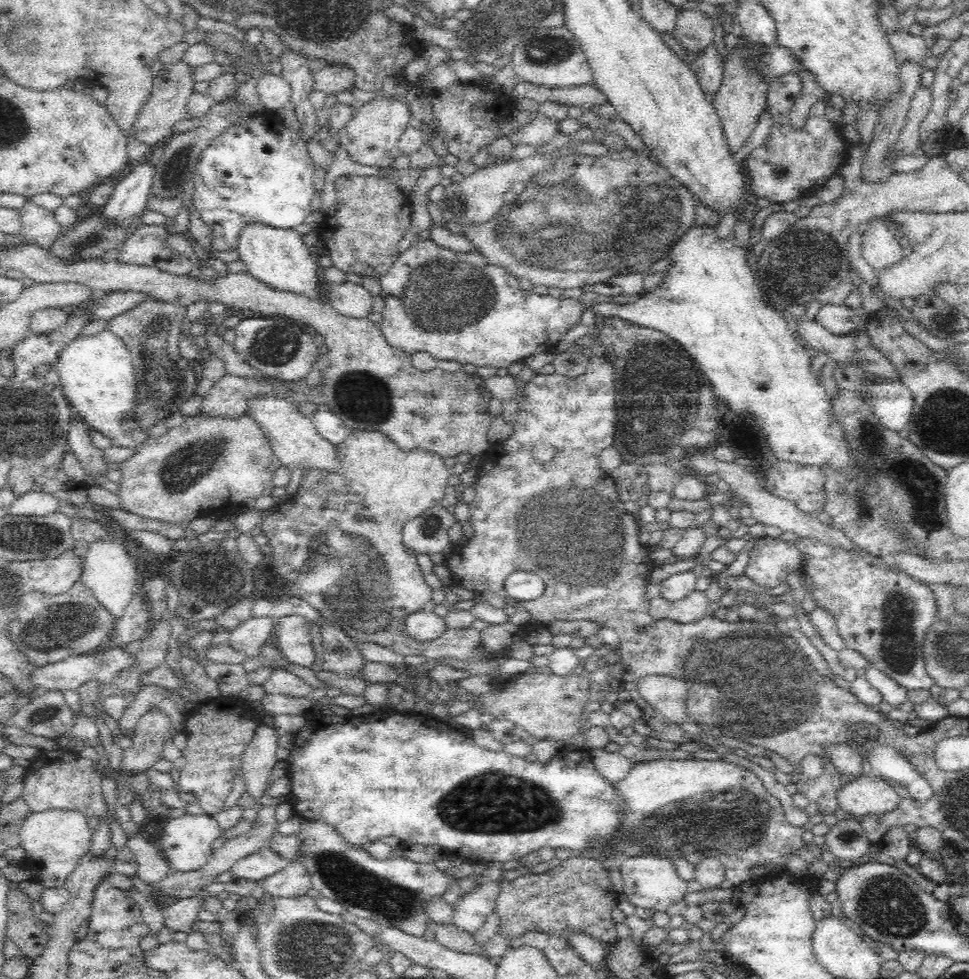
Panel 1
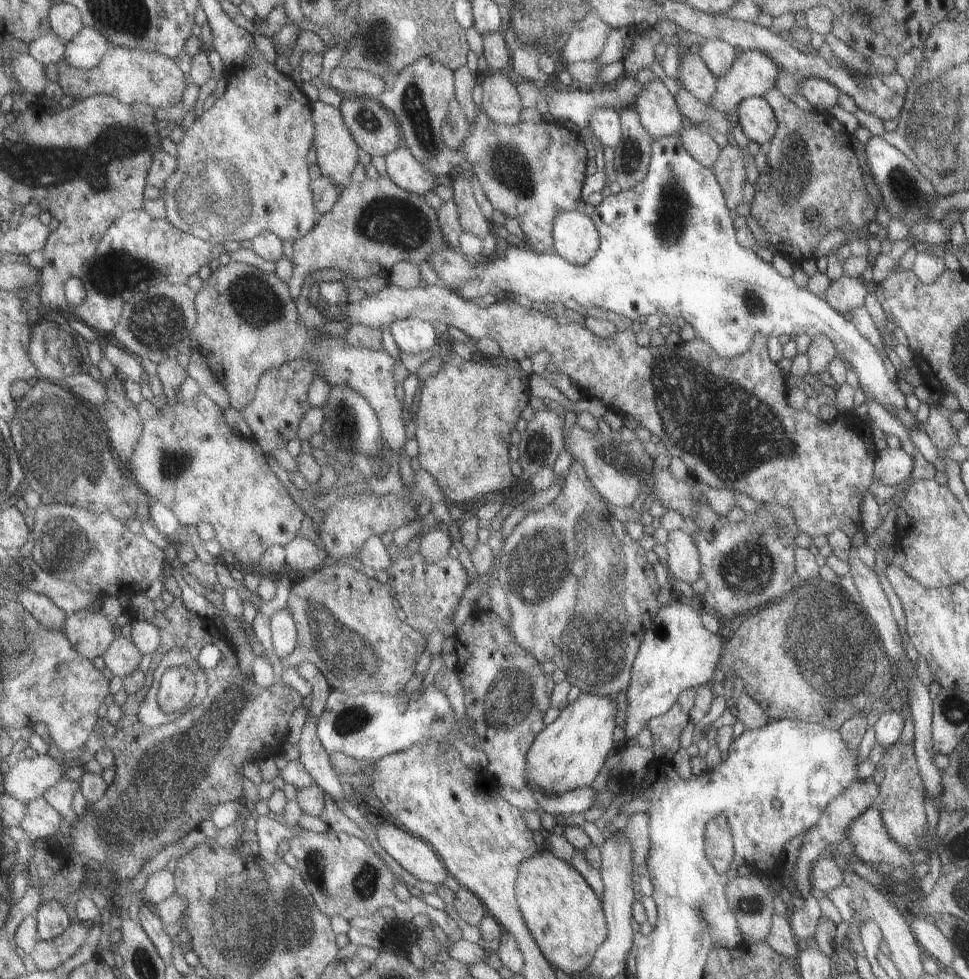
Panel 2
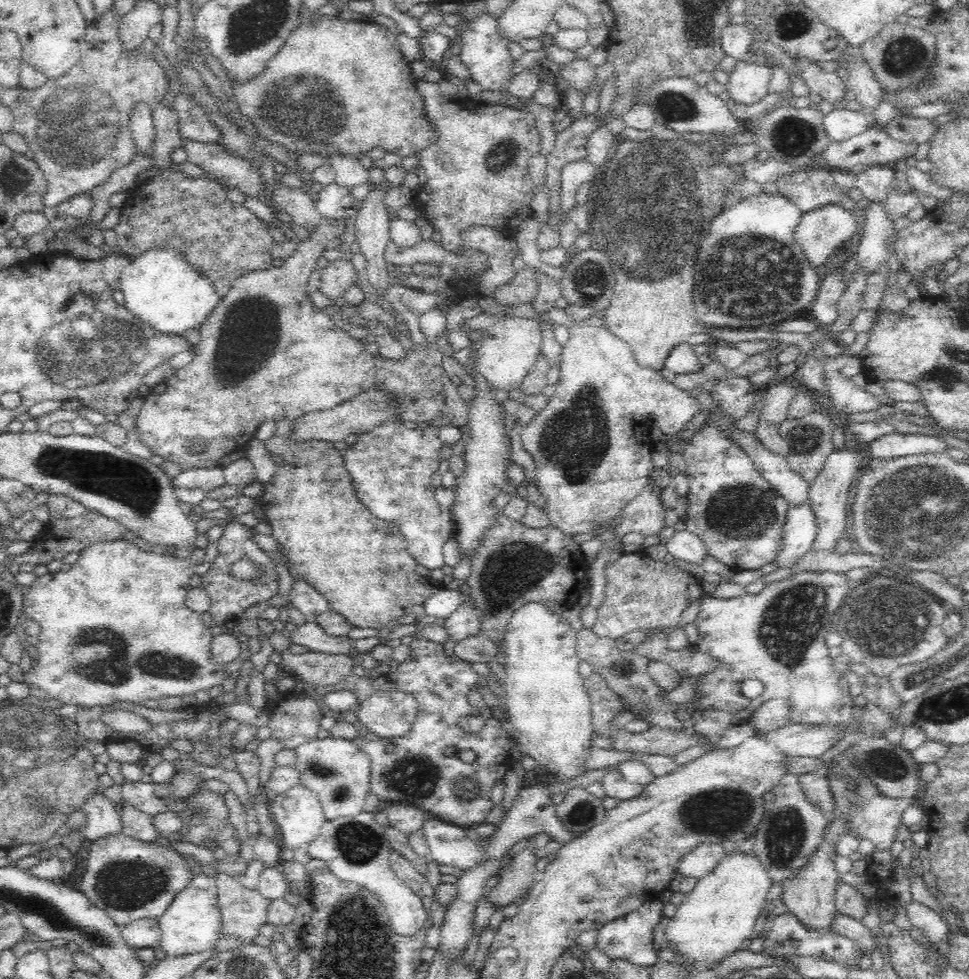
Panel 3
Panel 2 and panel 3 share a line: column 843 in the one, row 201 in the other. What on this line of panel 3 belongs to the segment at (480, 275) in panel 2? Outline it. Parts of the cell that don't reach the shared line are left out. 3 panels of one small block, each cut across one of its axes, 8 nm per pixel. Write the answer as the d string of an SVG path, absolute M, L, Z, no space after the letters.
M334 183L321 188L315 206L325 220L346 220L357 216L362 202L352 198L349 188Z

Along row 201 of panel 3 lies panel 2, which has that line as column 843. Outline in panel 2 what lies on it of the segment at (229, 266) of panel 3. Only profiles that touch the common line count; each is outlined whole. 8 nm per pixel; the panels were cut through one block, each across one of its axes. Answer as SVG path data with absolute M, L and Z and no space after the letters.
M776 88L769 89L763 96L768 105L772 108L777 121L777 130L772 138L772 141L767 145L766 155L768 168L770 172L767 174L760 174L760 179L758 183L753 186L755 189L755 198L752 200L751 206L751 216L754 217L758 223L764 227L767 232L768 242L772 242L770 246L776 246L778 254L781 254L786 258L790 264L797 264L800 266L804 260L809 258L815 258L813 252L817 246L820 238L823 238L827 233L830 233L835 229L848 229L850 231L858 231L859 229L867 229L869 223L874 220L877 216L877 205L875 204L872 197L869 195L865 188L865 183L863 180L863 170L858 164L858 158L855 154L855 150L851 144L853 136L850 135L847 130L842 126L835 118L827 111L812 110L810 112L804 112L790 100L789 97L784 96L780 90Z

